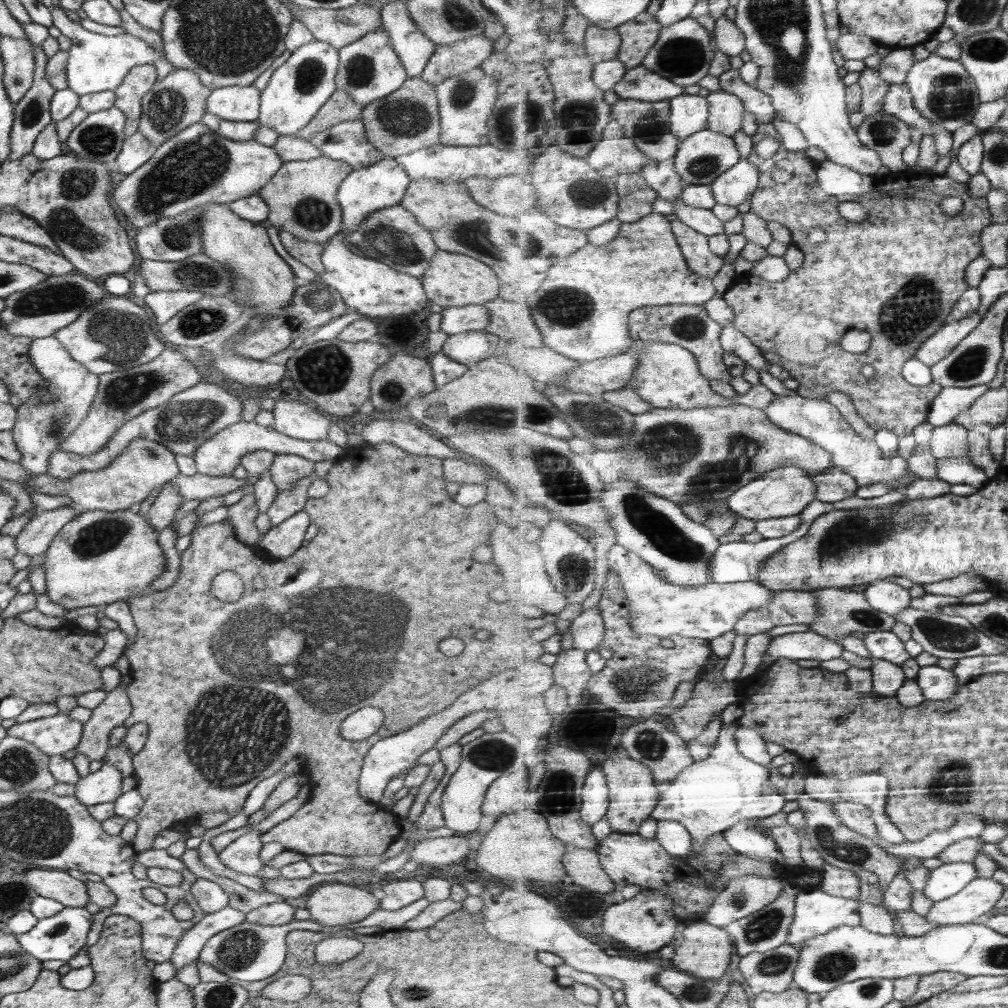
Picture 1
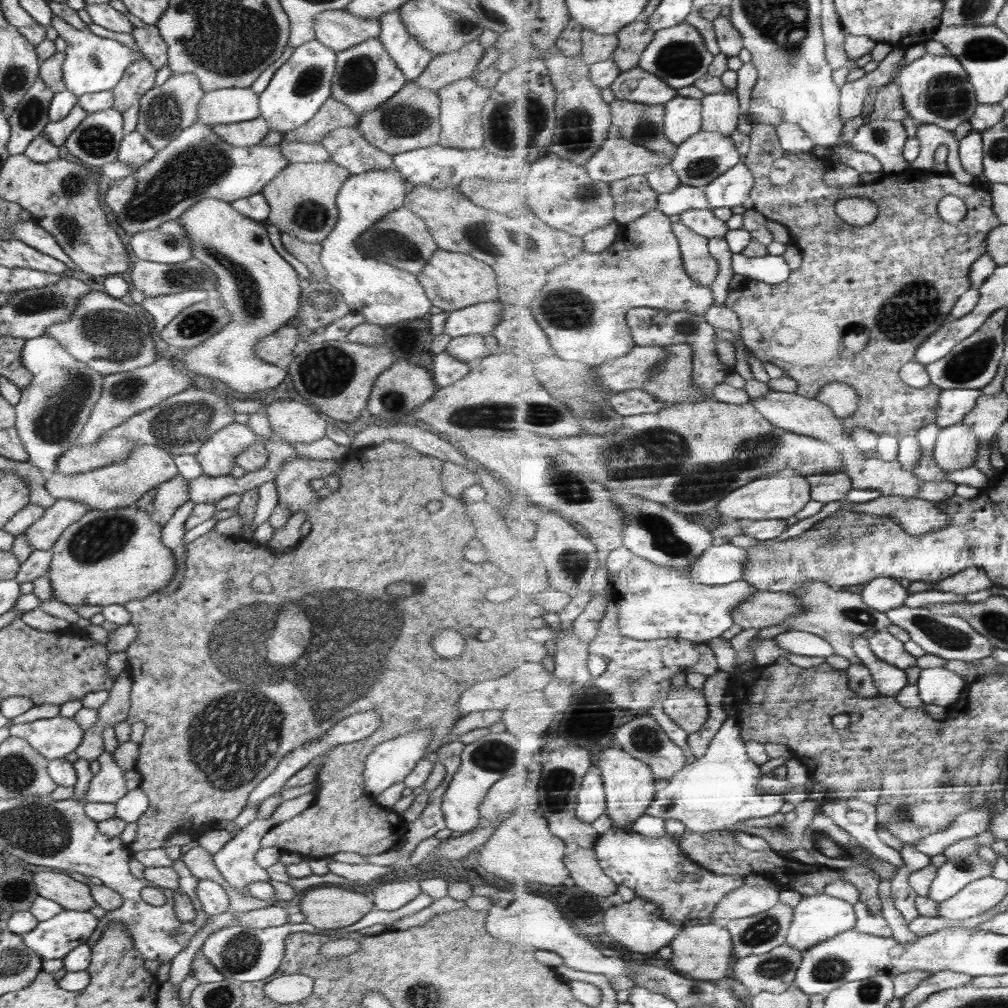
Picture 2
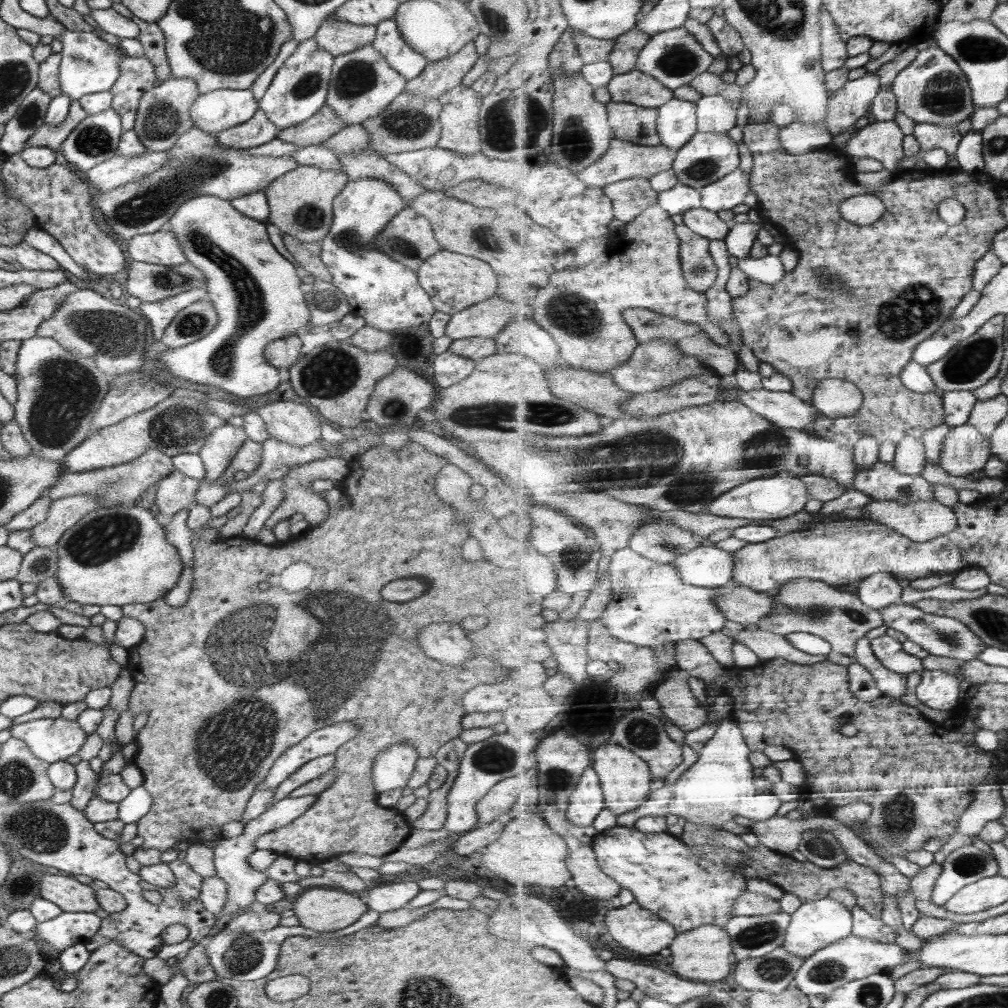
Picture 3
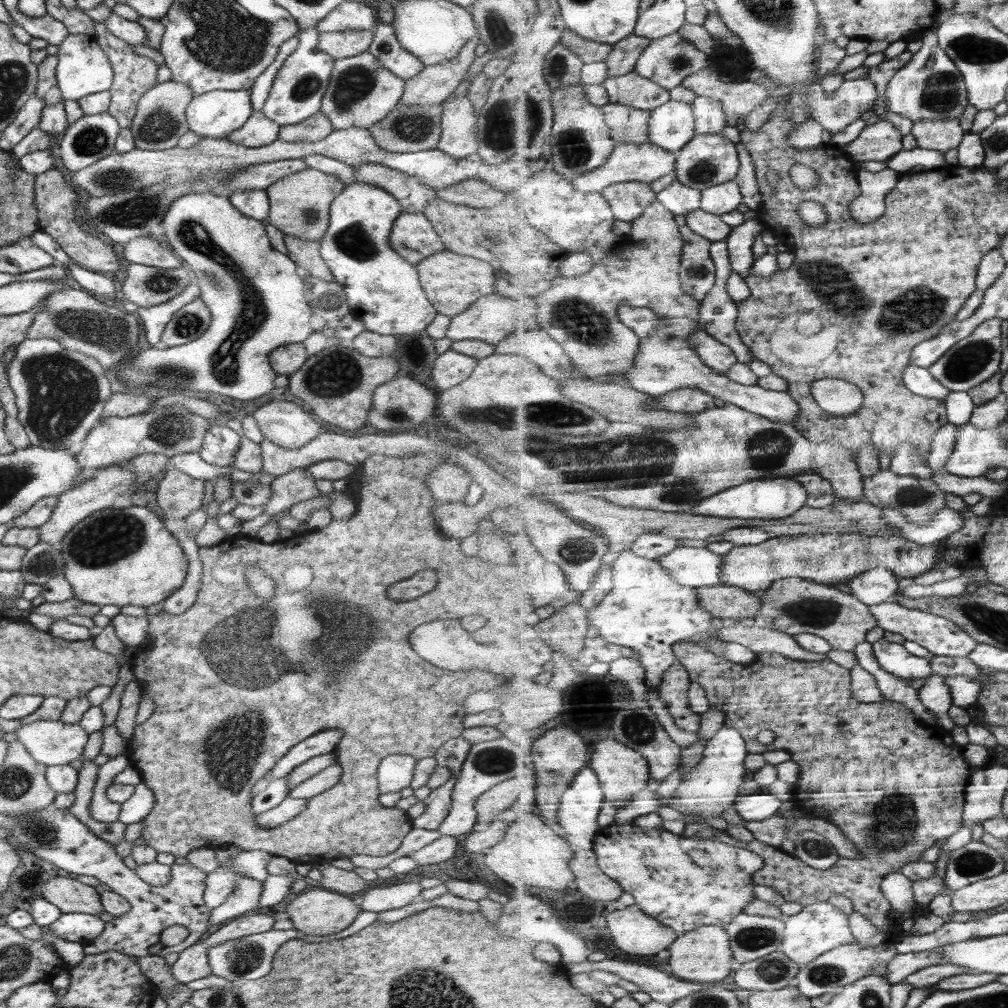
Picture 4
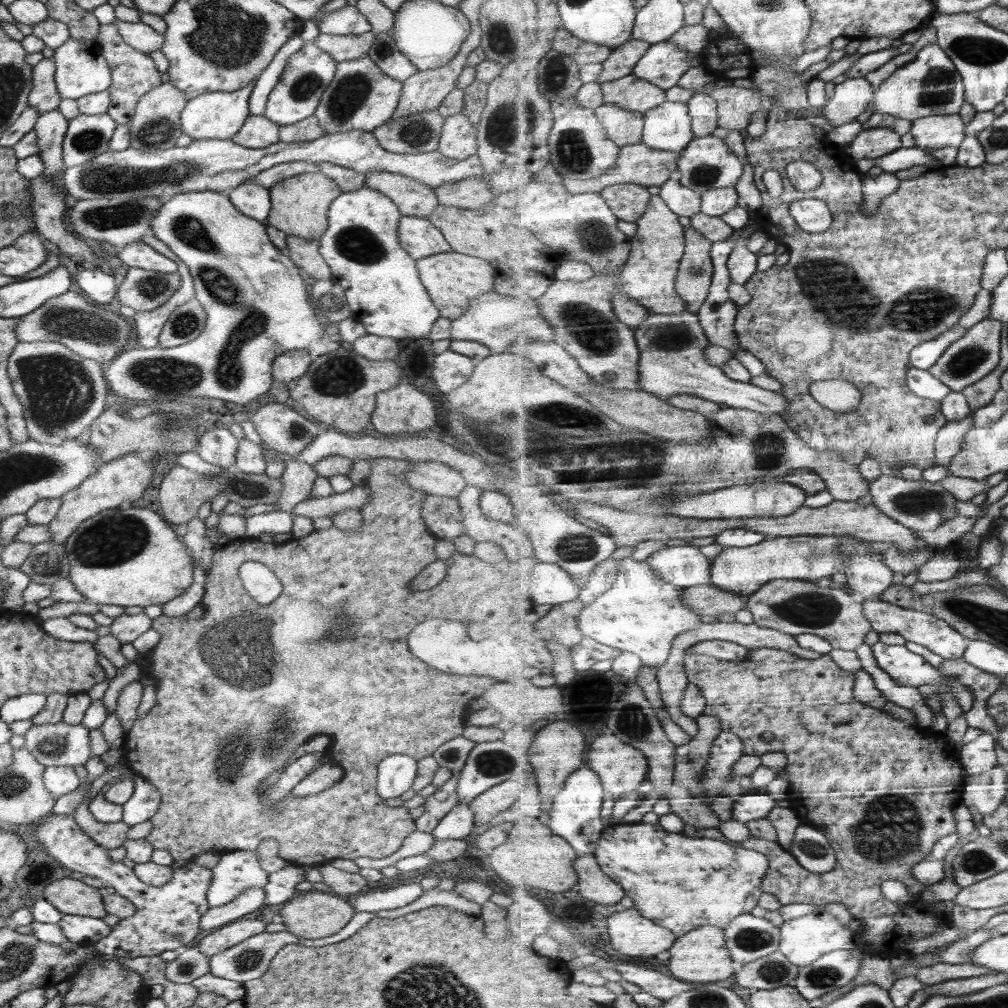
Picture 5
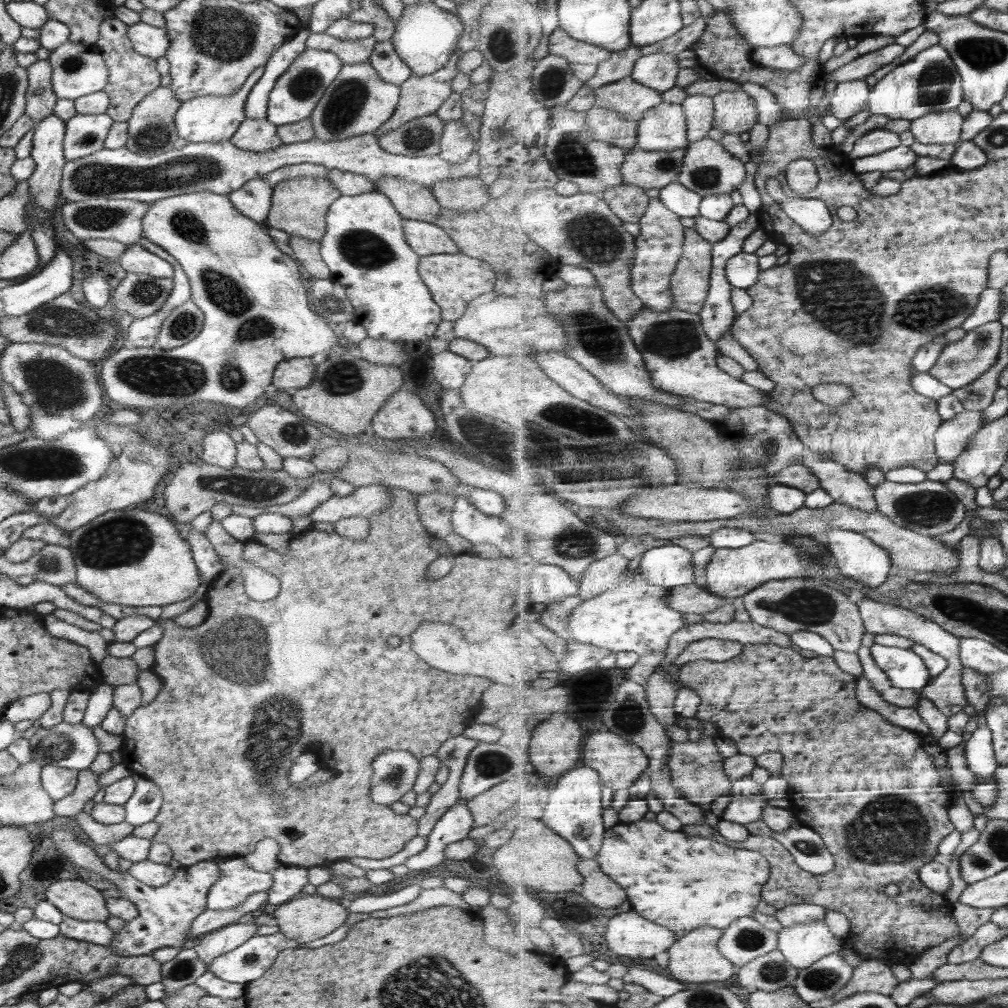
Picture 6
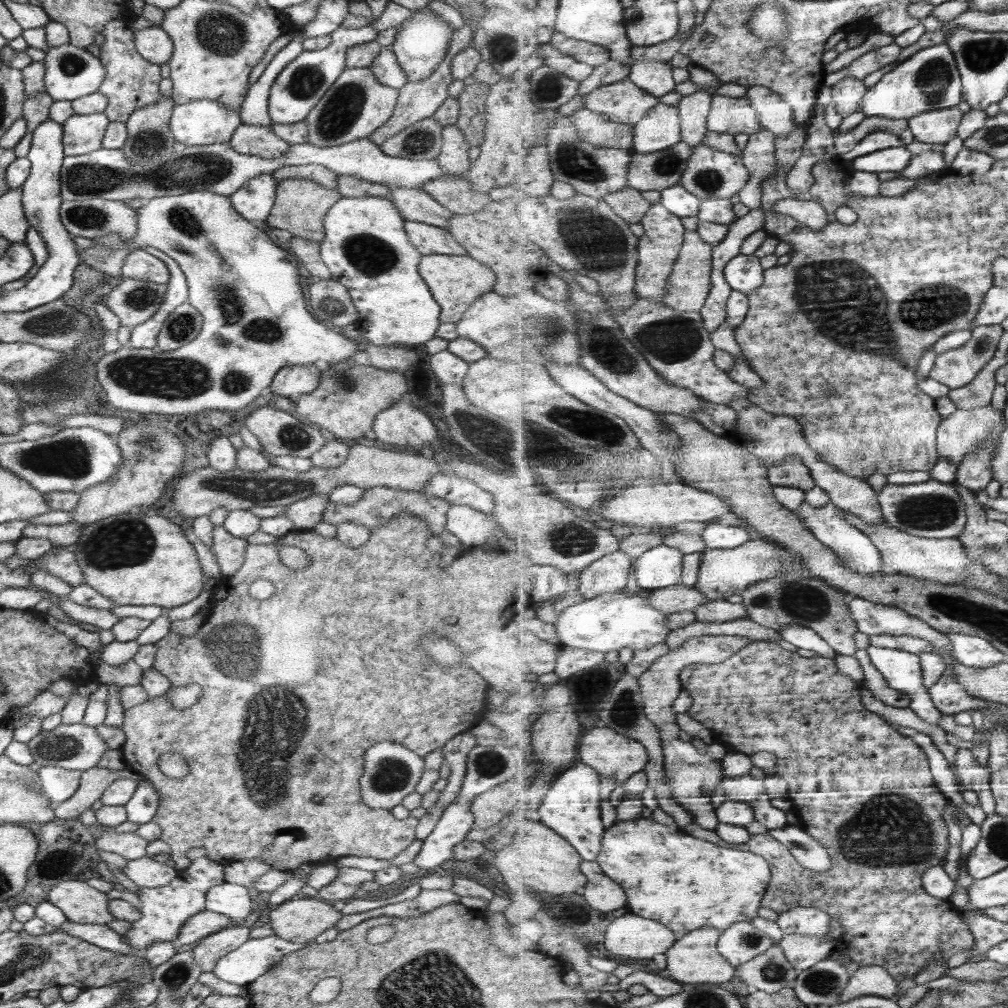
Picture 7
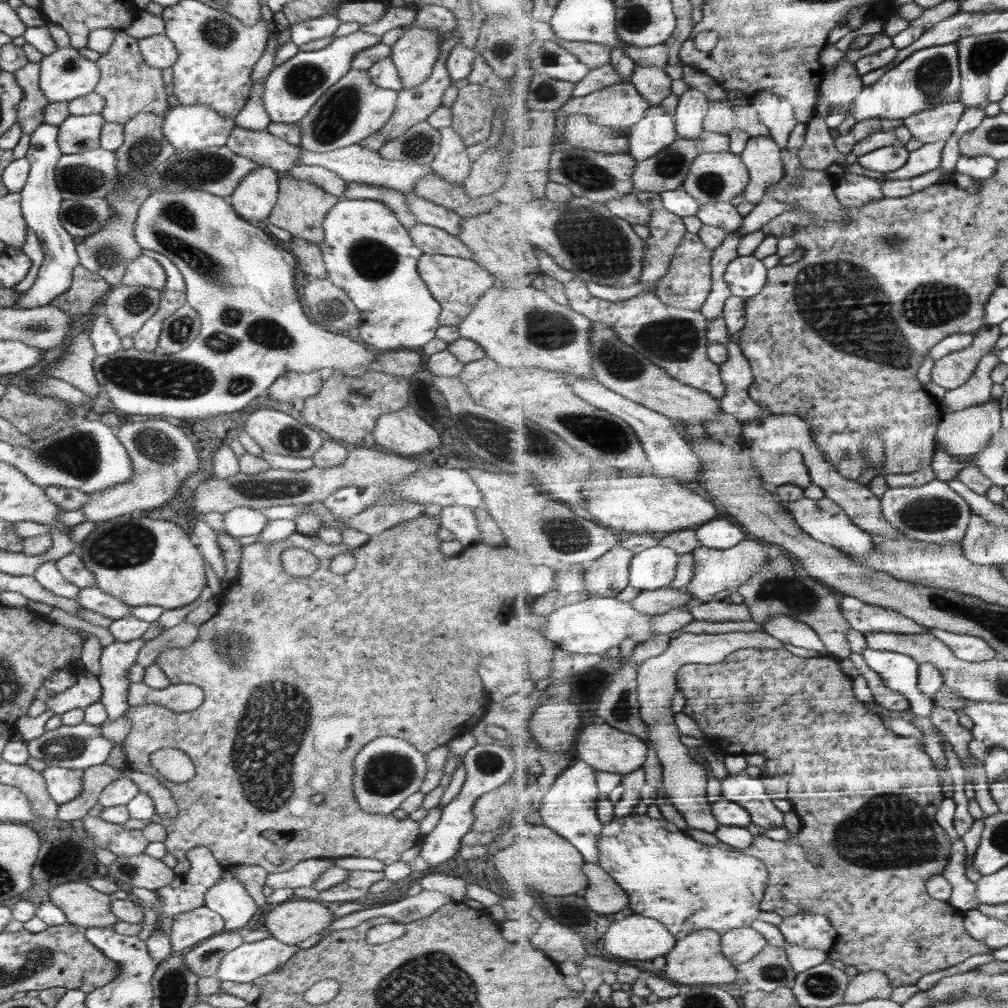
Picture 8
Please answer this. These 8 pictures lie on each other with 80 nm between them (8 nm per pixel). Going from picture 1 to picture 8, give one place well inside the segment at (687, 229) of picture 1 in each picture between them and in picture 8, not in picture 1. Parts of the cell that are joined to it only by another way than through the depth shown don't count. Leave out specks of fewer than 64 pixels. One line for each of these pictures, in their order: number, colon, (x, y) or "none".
2: (702, 265)
3: (701, 270)
4: (698, 269)
5: (695, 280)
6: (691, 284)
7: (690, 285)
8: (689, 284)

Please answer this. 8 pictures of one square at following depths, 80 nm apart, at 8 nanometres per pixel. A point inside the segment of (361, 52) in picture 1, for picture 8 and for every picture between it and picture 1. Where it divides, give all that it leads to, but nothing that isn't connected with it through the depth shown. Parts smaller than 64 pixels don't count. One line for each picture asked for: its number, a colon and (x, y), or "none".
2: (365, 76)
3: (362, 85)
4: (361, 92)
5: (360, 97)
6: (357, 102)
7: (356, 104)
8: (354, 108)

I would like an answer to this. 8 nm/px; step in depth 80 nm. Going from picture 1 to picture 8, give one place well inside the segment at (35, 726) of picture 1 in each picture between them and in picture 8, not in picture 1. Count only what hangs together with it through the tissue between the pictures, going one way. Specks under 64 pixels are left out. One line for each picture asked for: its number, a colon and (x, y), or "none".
2: (53, 738)
3: (51, 740)
4: (51, 743)
5: (61, 744)
6: (72, 746)
7: (69, 746)
8: (81, 746)

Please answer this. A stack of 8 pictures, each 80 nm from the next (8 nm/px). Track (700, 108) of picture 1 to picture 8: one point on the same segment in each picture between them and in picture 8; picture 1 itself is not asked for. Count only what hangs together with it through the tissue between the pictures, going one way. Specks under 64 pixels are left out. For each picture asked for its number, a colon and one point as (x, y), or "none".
2: (684, 118)
3: (679, 120)
4: (673, 126)
5: (669, 127)
6: (666, 127)
7: (662, 128)
8: (658, 131)

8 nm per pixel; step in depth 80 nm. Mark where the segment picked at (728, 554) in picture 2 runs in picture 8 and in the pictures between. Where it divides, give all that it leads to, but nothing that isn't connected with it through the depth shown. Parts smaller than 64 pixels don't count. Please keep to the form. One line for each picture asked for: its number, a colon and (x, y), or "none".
3: (709, 566)
4: (698, 567)
5: (685, 566)
6: (671, 565)
7: (661, 567)
8: (656, 568)

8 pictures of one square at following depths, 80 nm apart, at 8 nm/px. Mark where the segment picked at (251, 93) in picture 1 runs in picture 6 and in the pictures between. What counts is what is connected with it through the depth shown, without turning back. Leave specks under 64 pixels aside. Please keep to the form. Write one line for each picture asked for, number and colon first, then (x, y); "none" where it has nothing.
2: (221, 106)
3: (222, 109)
4: (215, 114)
5: (219, 115)
6: (210, 118)

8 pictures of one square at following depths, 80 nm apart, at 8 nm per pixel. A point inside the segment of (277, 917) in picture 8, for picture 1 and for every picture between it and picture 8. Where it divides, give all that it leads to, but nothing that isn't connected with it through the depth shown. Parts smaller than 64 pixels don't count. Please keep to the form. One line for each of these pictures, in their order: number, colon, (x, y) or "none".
1: (336, 904)
2: (328, 907)
3: (322, 909)
4: (316, 911)
5: (313, 914)
6: (306, 917)
7: (301, 920)

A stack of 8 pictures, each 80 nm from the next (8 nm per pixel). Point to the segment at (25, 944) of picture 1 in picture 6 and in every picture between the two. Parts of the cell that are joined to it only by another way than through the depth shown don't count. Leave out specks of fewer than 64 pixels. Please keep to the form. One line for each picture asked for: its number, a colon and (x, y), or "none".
2: (51, 939)
3: (63, 931)
4: (75, 927)
5: (86, 930)
6: (95, 932)

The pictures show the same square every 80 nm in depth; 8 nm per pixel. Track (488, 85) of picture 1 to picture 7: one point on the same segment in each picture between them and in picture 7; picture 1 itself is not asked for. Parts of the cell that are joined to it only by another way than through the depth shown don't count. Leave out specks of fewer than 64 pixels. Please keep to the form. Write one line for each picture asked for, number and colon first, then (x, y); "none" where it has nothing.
2: (461, 105)
3: (459, 116)
4: (459, 133)
5: (458, 138)
6: (456, 144)
7: (453, 158)

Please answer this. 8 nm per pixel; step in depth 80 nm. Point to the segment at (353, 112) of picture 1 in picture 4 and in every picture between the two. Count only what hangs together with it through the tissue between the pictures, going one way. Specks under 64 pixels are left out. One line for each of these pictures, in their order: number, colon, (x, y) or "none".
2: (333, 114)
3: (325, 123)
4: (315, 128)

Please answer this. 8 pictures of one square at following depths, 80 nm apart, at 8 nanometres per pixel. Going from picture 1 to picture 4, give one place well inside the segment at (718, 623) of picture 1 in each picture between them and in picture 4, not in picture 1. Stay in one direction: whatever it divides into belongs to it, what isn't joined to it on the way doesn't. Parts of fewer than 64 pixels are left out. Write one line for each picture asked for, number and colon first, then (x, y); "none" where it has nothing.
2: (657, 602)
3: (652, 606)
4: (648, 610)

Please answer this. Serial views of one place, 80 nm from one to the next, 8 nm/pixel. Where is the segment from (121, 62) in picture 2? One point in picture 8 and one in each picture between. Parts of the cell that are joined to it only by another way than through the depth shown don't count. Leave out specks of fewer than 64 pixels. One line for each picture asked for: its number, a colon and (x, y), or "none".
3: (88, 65)
4: (83, 68)
5: (81, 69)
6: (77, 70)
7: (71, 72)
8: (65, 74)

